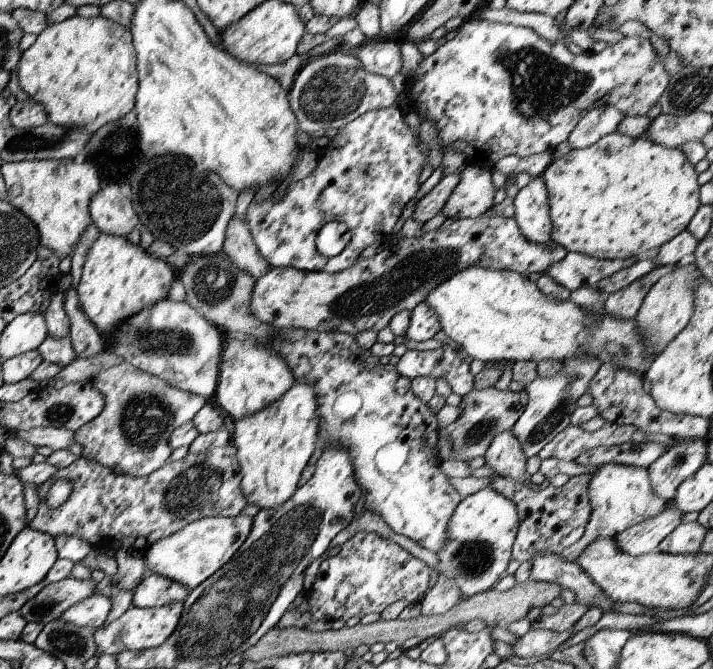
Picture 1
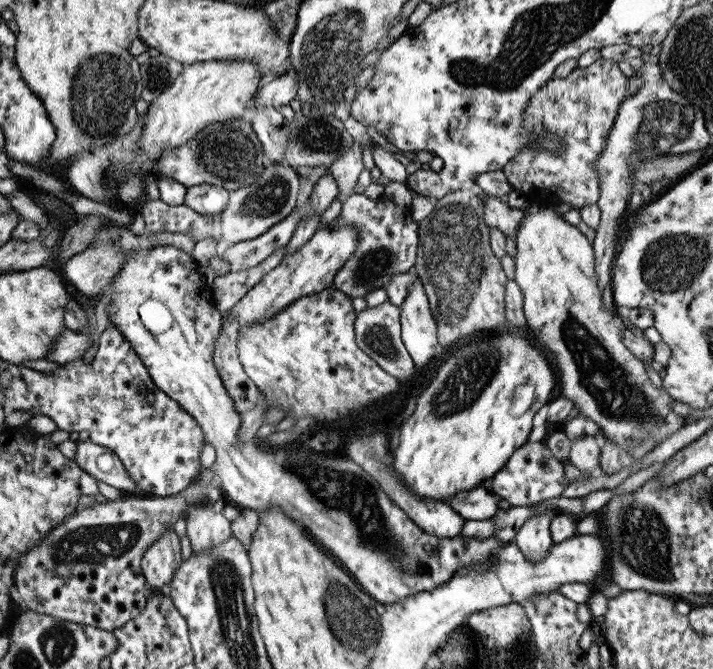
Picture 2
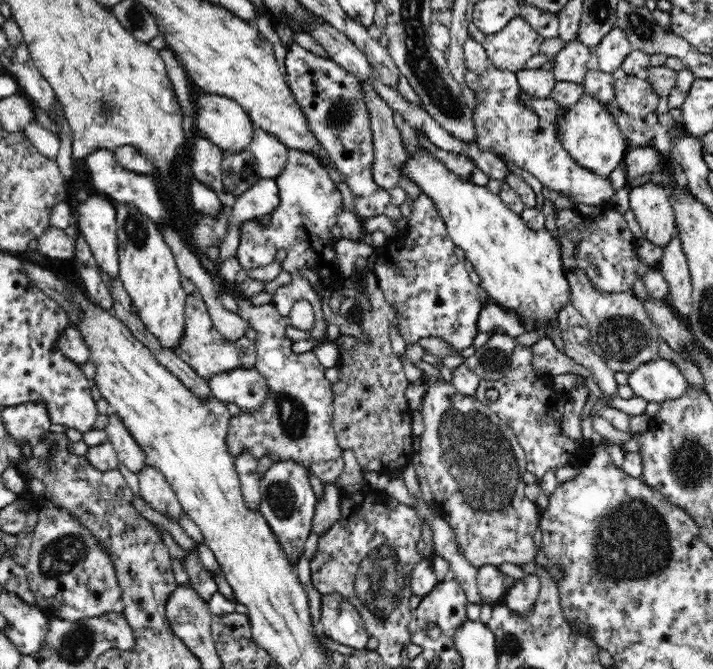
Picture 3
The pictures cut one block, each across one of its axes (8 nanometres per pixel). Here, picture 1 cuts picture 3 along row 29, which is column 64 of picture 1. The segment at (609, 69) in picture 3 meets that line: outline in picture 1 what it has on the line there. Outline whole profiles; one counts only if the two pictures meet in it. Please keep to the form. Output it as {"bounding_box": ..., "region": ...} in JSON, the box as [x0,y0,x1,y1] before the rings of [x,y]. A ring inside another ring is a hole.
{"bounding_box":[57,594,110,628],"region":[[[92,594],[89,598],[85,598],[85,600],[67,608],[57,620],[69,622],[73,626],[97,628],[107,622],[106,618],[110,606],[110,598]]]}

